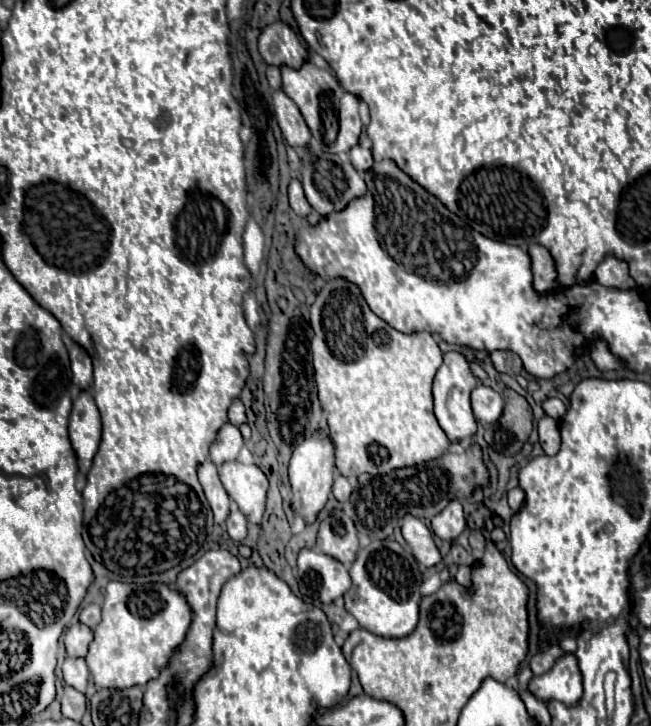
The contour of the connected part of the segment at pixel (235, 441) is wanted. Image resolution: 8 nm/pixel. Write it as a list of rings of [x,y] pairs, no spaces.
[[[225,423],[221,431],[217,433],[217,439],[209,447],[209,459],[215,465],[221,465],[225,461],[233,461],[243,447],[243,437],[239,429],[231,423]]]

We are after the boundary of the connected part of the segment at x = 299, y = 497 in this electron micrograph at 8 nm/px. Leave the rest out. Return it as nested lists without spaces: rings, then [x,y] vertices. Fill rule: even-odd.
[[[319,433],[313,435],[313,439],[305,439],[299,447],[295,447],[289,463],[289,481],[291,481],[291,509],[295,515],[303,517],[305,523],[313,523],[319,515],[319,511],[325,507],[329,495],[331,495],[331,485],[333,485],[333,443],[329,437],[321,437]]]

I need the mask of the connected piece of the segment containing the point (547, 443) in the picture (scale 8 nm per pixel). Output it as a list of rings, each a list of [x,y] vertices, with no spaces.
[[[551,417],[539,419],[539,439],[547,455],[555,455],[561,447],[561,435],[559,435],[559,425]]]

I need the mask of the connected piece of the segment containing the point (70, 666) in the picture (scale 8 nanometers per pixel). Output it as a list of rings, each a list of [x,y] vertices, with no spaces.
[[[65,657],[61,669],[63,669],[63,679],[65,679],[65,683],[71,685],[71,687],[75,687],[77,691],[85,693],[87,681],[89,681],[89,669],[87,669],[87,665],[85,665],[85,659],[83,659],[83,657],[77,657],[77,659]]]

